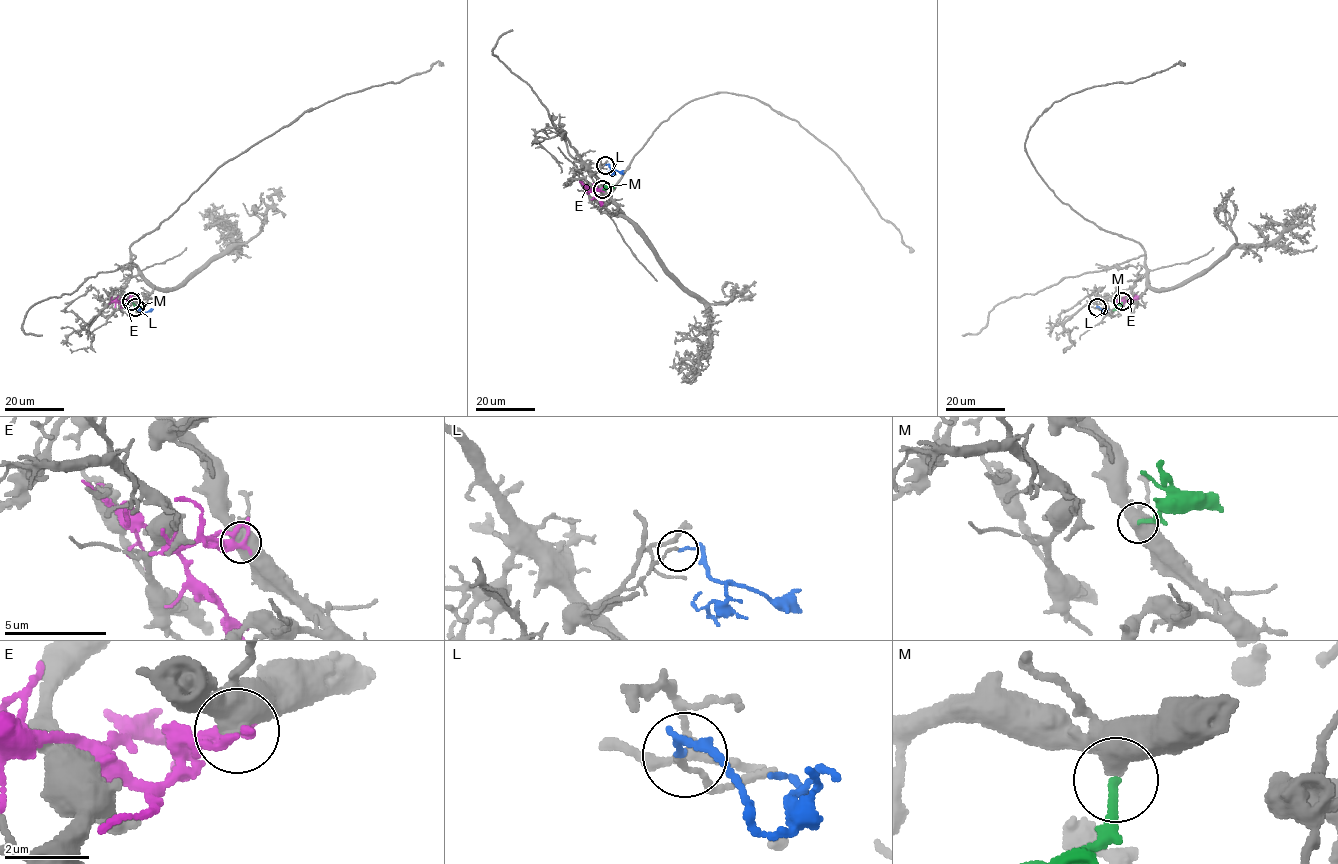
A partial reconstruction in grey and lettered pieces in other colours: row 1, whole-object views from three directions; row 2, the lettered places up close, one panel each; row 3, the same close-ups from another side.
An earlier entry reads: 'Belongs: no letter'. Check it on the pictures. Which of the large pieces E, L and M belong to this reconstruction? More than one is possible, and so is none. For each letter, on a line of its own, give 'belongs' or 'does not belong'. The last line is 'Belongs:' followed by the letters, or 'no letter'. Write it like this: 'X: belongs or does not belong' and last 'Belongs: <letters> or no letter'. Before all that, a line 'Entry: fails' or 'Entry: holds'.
Entry: fails
E: does not belong
L: does not belong
M: belongs
Belongs: M

